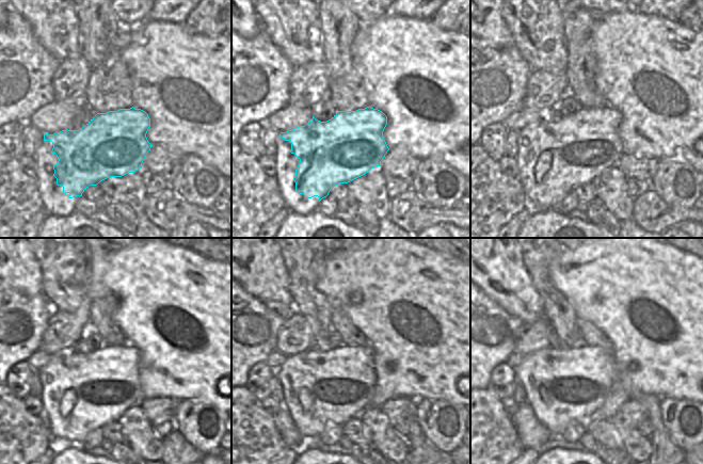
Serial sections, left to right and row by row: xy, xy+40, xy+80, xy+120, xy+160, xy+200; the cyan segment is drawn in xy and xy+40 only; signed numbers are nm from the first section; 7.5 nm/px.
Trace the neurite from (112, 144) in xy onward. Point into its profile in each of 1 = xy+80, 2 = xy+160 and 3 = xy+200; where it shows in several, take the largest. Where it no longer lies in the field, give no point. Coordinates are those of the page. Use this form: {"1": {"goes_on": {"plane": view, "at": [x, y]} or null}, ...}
{"1": {"goes_on": {"plane": "xy+80", "at": [573, 150]}}, "2": {"goes_on": {"plane": "xy+160", "at": [332, 387]}}, "3": {"goes_on": {"plane": "xy+200", "at": [572, 384]}}}

